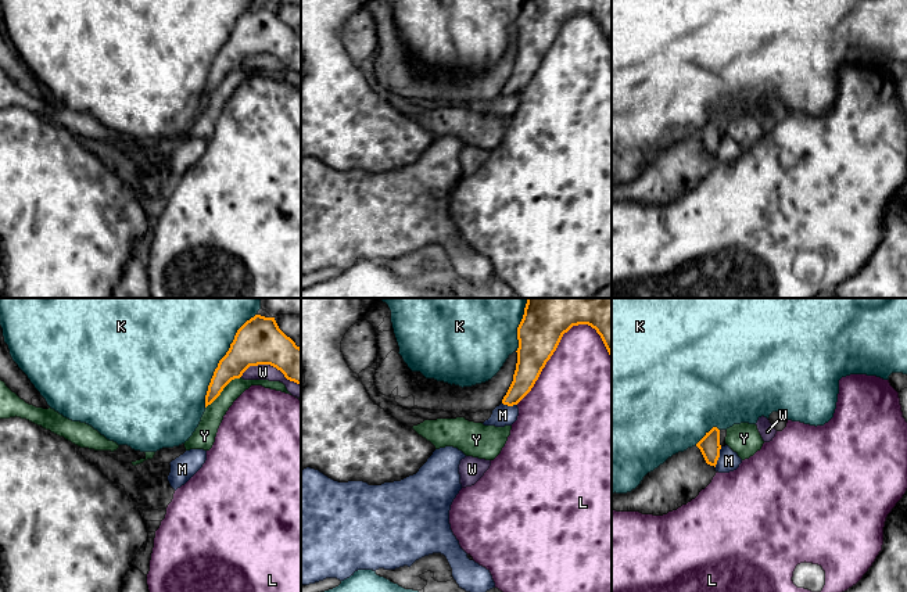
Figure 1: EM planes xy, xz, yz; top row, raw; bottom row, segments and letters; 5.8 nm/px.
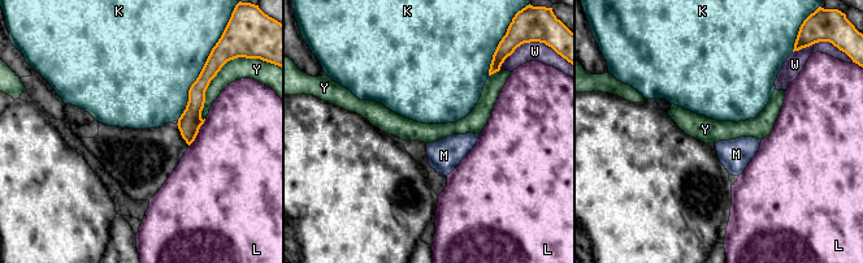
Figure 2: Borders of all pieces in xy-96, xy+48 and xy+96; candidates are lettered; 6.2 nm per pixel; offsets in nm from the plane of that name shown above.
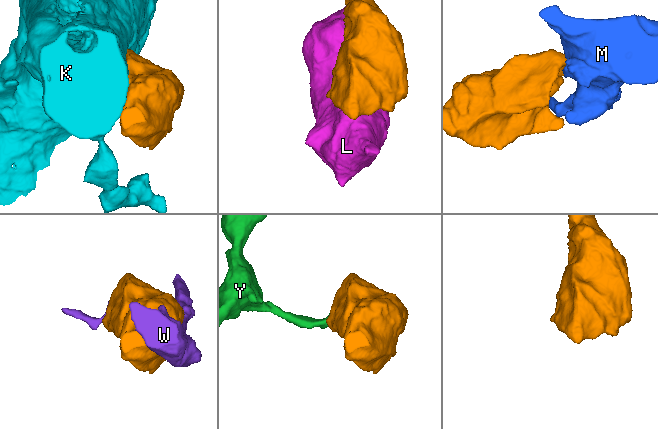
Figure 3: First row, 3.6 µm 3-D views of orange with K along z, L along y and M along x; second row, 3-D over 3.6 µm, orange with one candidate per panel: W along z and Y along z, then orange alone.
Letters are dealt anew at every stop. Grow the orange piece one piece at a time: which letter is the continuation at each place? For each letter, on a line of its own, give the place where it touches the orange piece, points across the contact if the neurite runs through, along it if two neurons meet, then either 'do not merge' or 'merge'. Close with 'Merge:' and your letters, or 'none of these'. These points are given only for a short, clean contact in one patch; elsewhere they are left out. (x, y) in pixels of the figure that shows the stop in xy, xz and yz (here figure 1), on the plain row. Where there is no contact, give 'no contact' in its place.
K: meets orange in xy at (221, 49); do not merge
L: meets orange in xz at (554, 40); do not merge
M: meets orange in yz at (719, 146); border along yz (721, 136), (714, 155); do not merge
W: meets orange in xy at (271, 54); do not merge
Y: meets orange in xy at (222, 79); do not merge
Merge: none of these

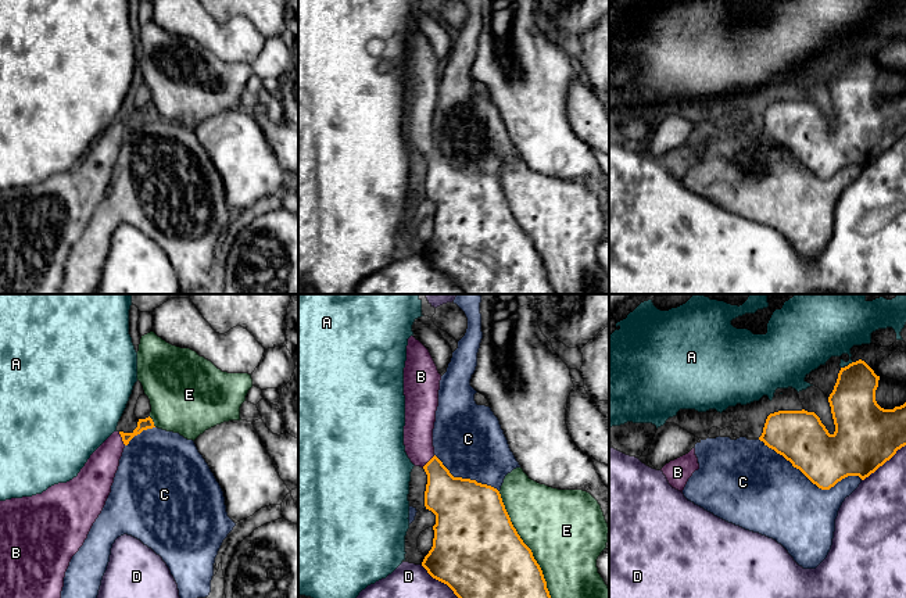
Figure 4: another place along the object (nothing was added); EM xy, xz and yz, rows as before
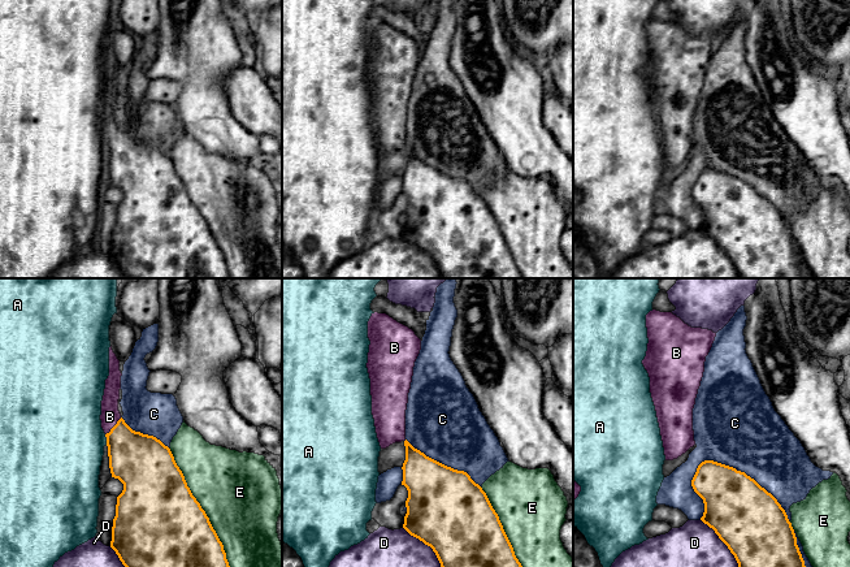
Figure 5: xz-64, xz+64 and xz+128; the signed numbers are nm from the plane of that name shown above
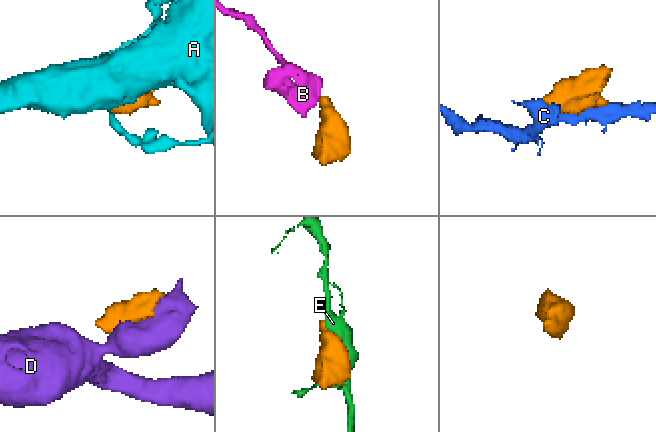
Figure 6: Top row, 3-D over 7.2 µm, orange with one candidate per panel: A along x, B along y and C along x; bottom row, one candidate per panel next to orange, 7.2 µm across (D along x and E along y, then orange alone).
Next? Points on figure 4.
A: meets orange in yz at (849, 53); do not merge
B: meets orange in xy at (122, 128); runs through xy (146, 113), (131, 125), (122, 128), (110, 140), (99, 161); merge
C: meets orange in yz at (810, 169); do not merge
D: meets orange in yz at (883, 153); do not merge
E: meets orange in xz at (529, 237); do not merge
Merge: B

